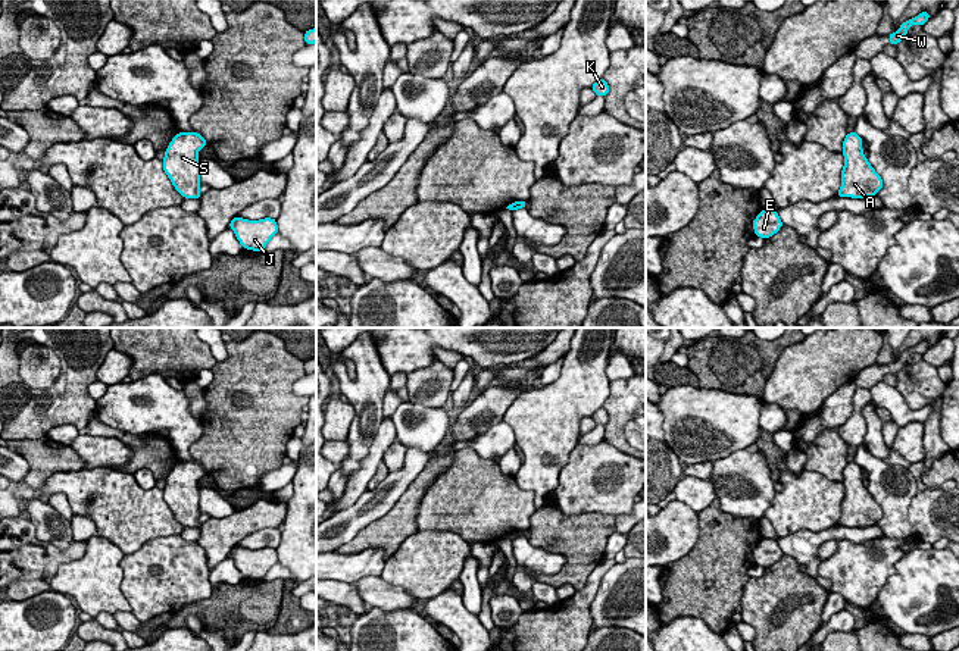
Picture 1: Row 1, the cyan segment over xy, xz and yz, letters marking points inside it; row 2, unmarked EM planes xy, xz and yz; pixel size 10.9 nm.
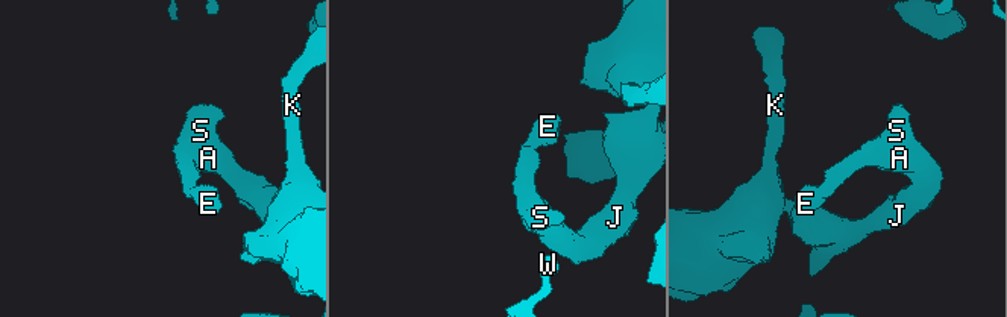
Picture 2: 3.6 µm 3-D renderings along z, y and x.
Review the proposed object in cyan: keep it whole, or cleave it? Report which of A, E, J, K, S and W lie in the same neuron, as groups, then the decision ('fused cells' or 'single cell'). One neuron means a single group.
groups A E J K S W; single cell

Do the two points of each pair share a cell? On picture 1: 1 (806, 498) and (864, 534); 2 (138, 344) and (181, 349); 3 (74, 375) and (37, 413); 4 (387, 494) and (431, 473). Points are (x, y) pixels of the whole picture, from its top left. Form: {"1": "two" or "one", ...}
{"1": "two", "2": "one", "3": "one", "4": "two"}

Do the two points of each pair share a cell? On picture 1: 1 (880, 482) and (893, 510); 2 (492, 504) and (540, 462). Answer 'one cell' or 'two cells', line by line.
1: one cell
2: two cells

